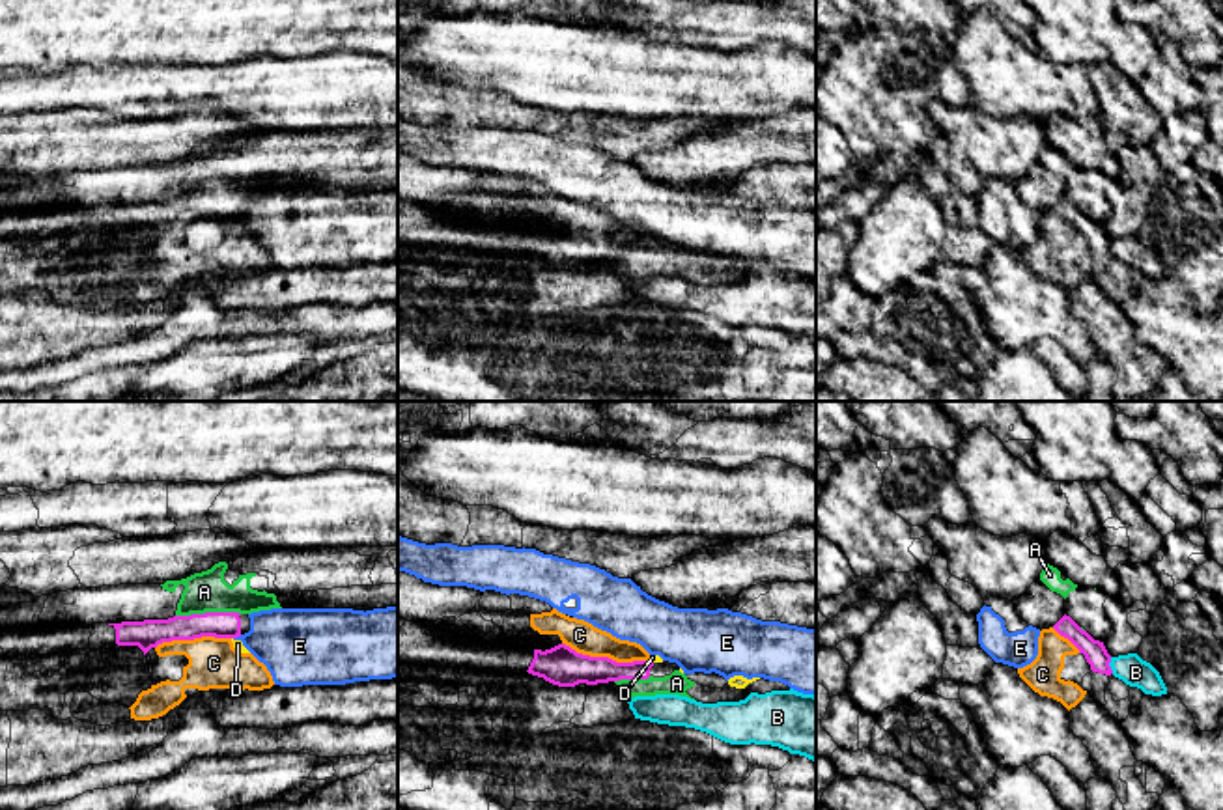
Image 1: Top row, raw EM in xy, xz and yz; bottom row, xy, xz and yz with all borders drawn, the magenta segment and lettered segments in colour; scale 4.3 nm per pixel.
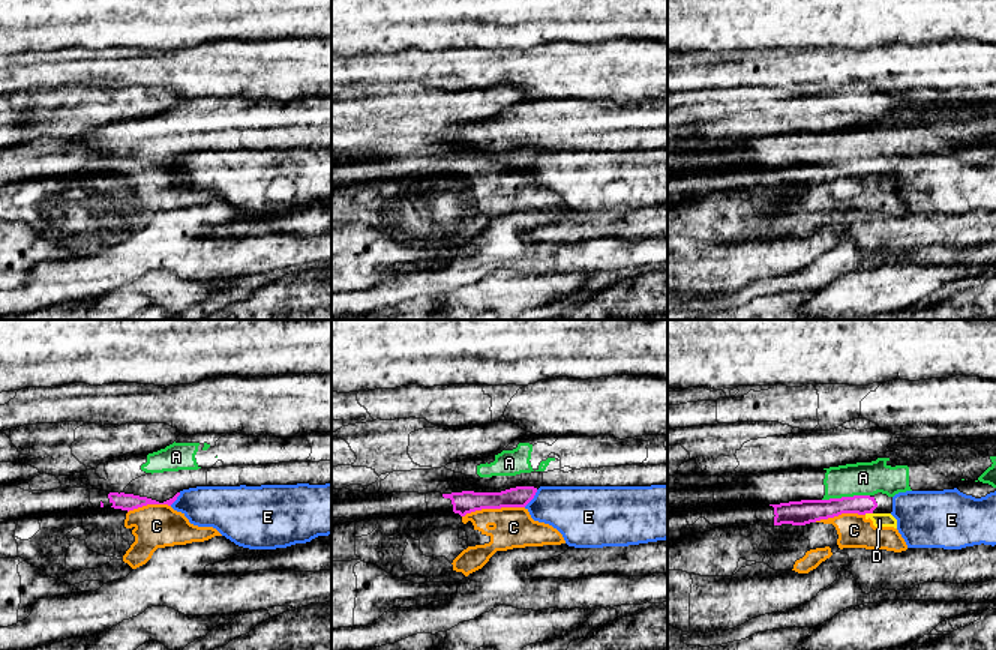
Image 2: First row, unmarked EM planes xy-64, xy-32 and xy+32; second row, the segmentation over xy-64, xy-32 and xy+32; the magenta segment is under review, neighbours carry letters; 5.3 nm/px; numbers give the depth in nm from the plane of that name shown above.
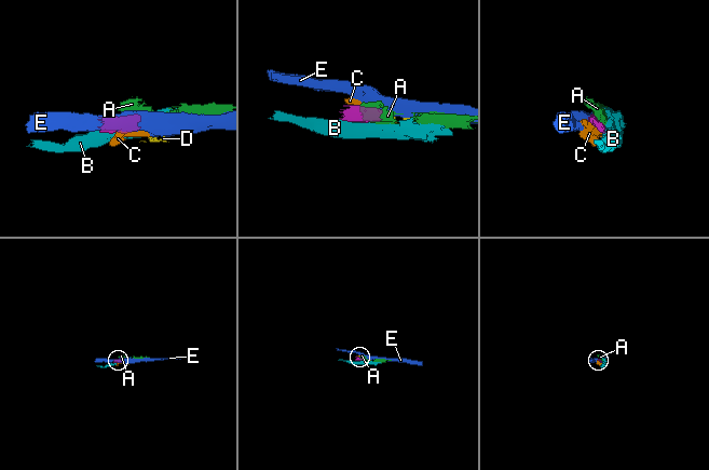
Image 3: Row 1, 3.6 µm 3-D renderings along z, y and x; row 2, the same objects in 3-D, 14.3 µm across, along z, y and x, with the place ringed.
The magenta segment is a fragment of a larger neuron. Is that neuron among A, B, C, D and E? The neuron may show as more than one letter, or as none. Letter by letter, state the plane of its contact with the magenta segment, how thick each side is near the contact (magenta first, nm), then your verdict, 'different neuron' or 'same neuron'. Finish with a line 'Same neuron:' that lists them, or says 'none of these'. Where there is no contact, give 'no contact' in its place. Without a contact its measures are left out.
A: xy | 110/180 nm | same neuron
B: yz | 100/130 nm | different neuron
C: xz | 170/140 nm | different neuron
D: xz | 120/30 nm | different neuron
E: xy | 110/300 nm | different neuron
Same neuron: A

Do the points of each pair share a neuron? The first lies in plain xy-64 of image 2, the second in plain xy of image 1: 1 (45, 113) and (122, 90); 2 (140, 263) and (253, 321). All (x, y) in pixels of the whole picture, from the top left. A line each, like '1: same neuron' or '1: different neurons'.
1: different neurons
2: same neuron

